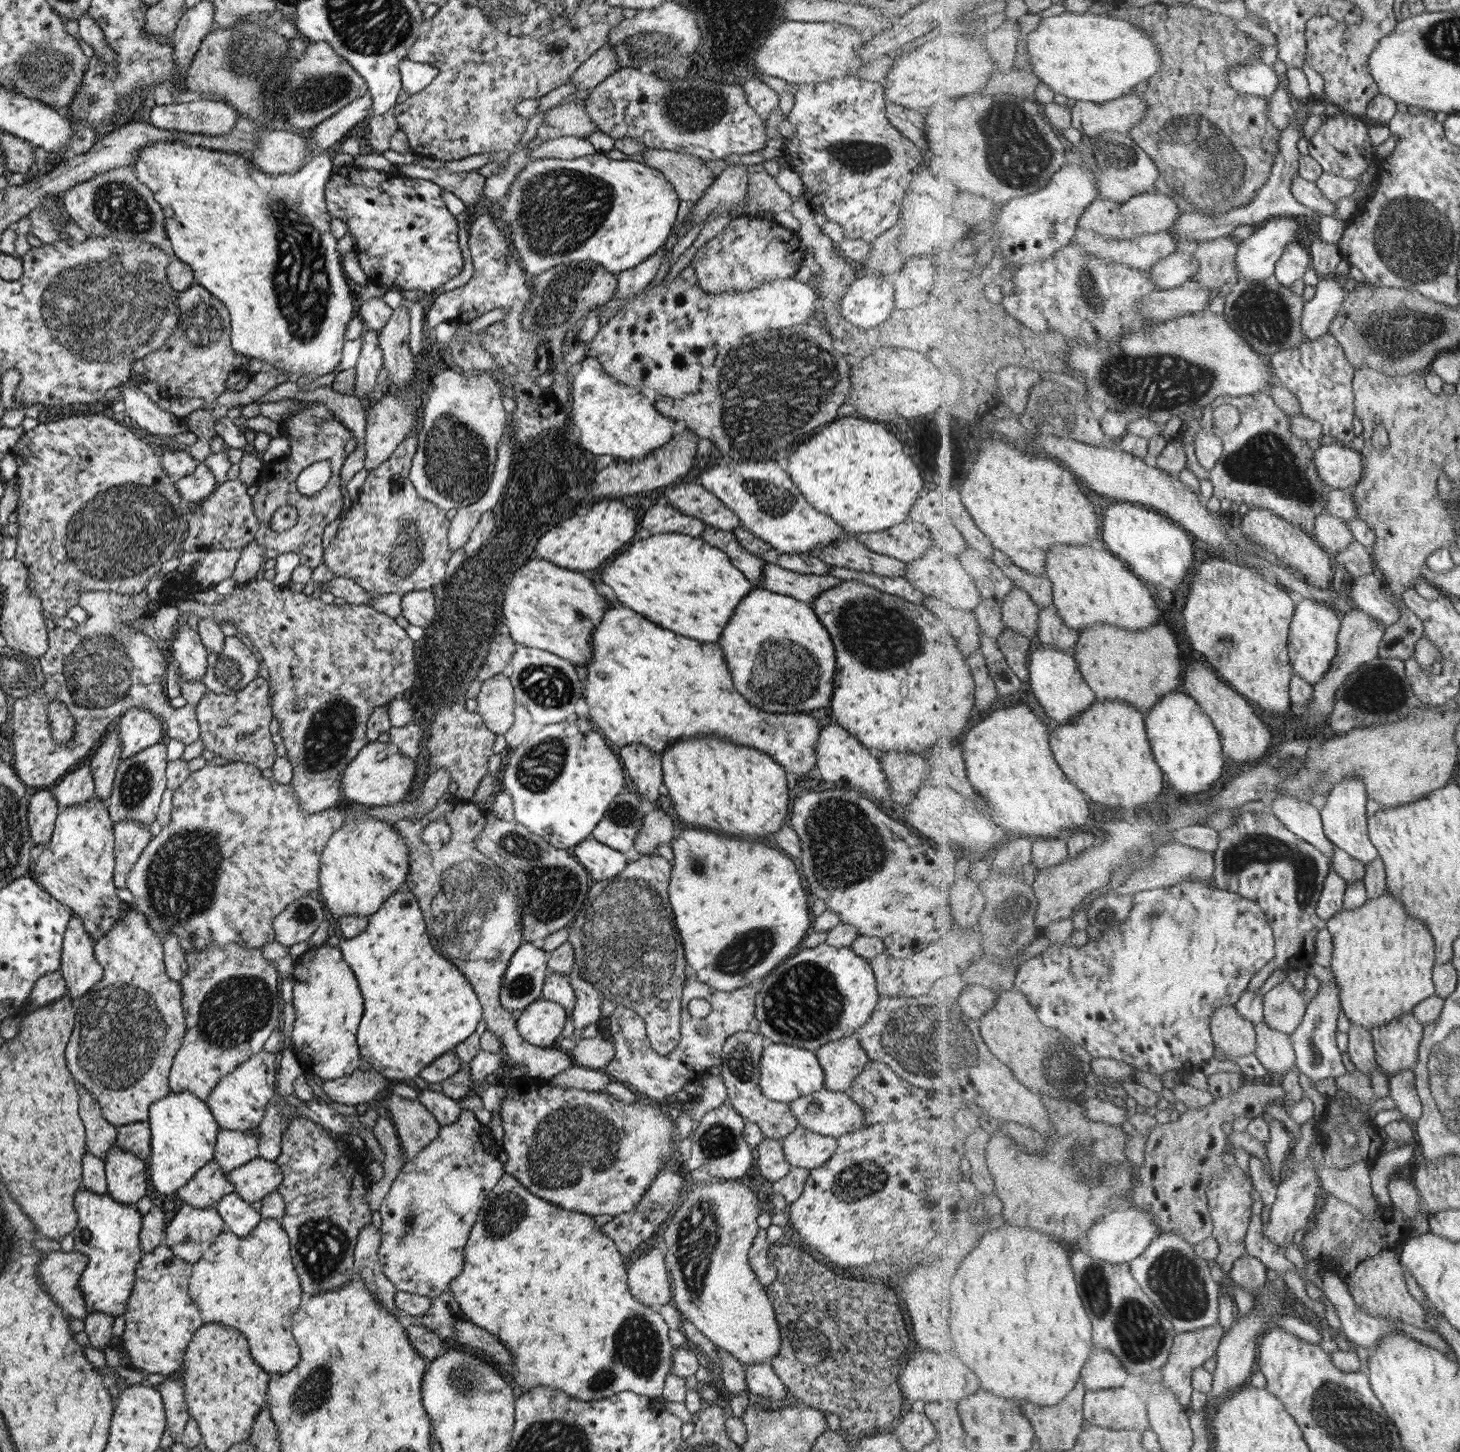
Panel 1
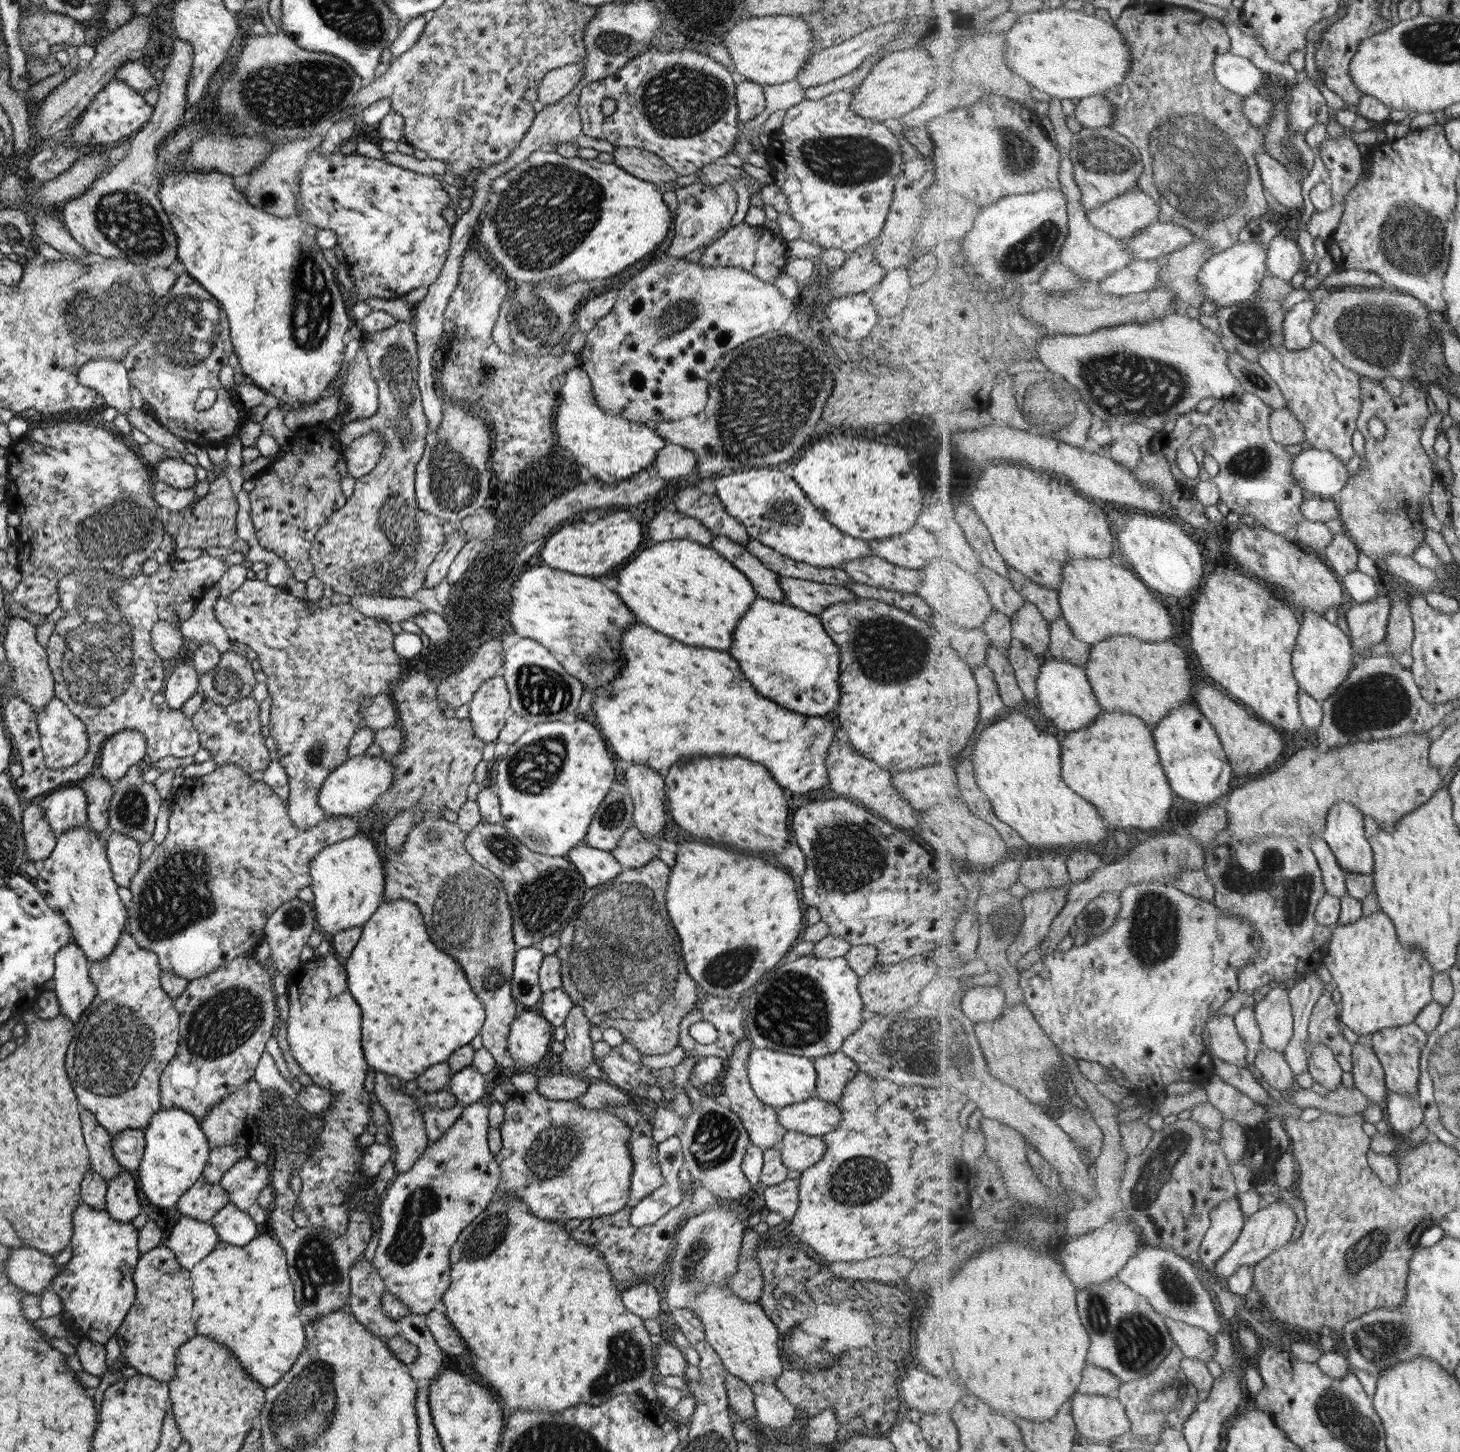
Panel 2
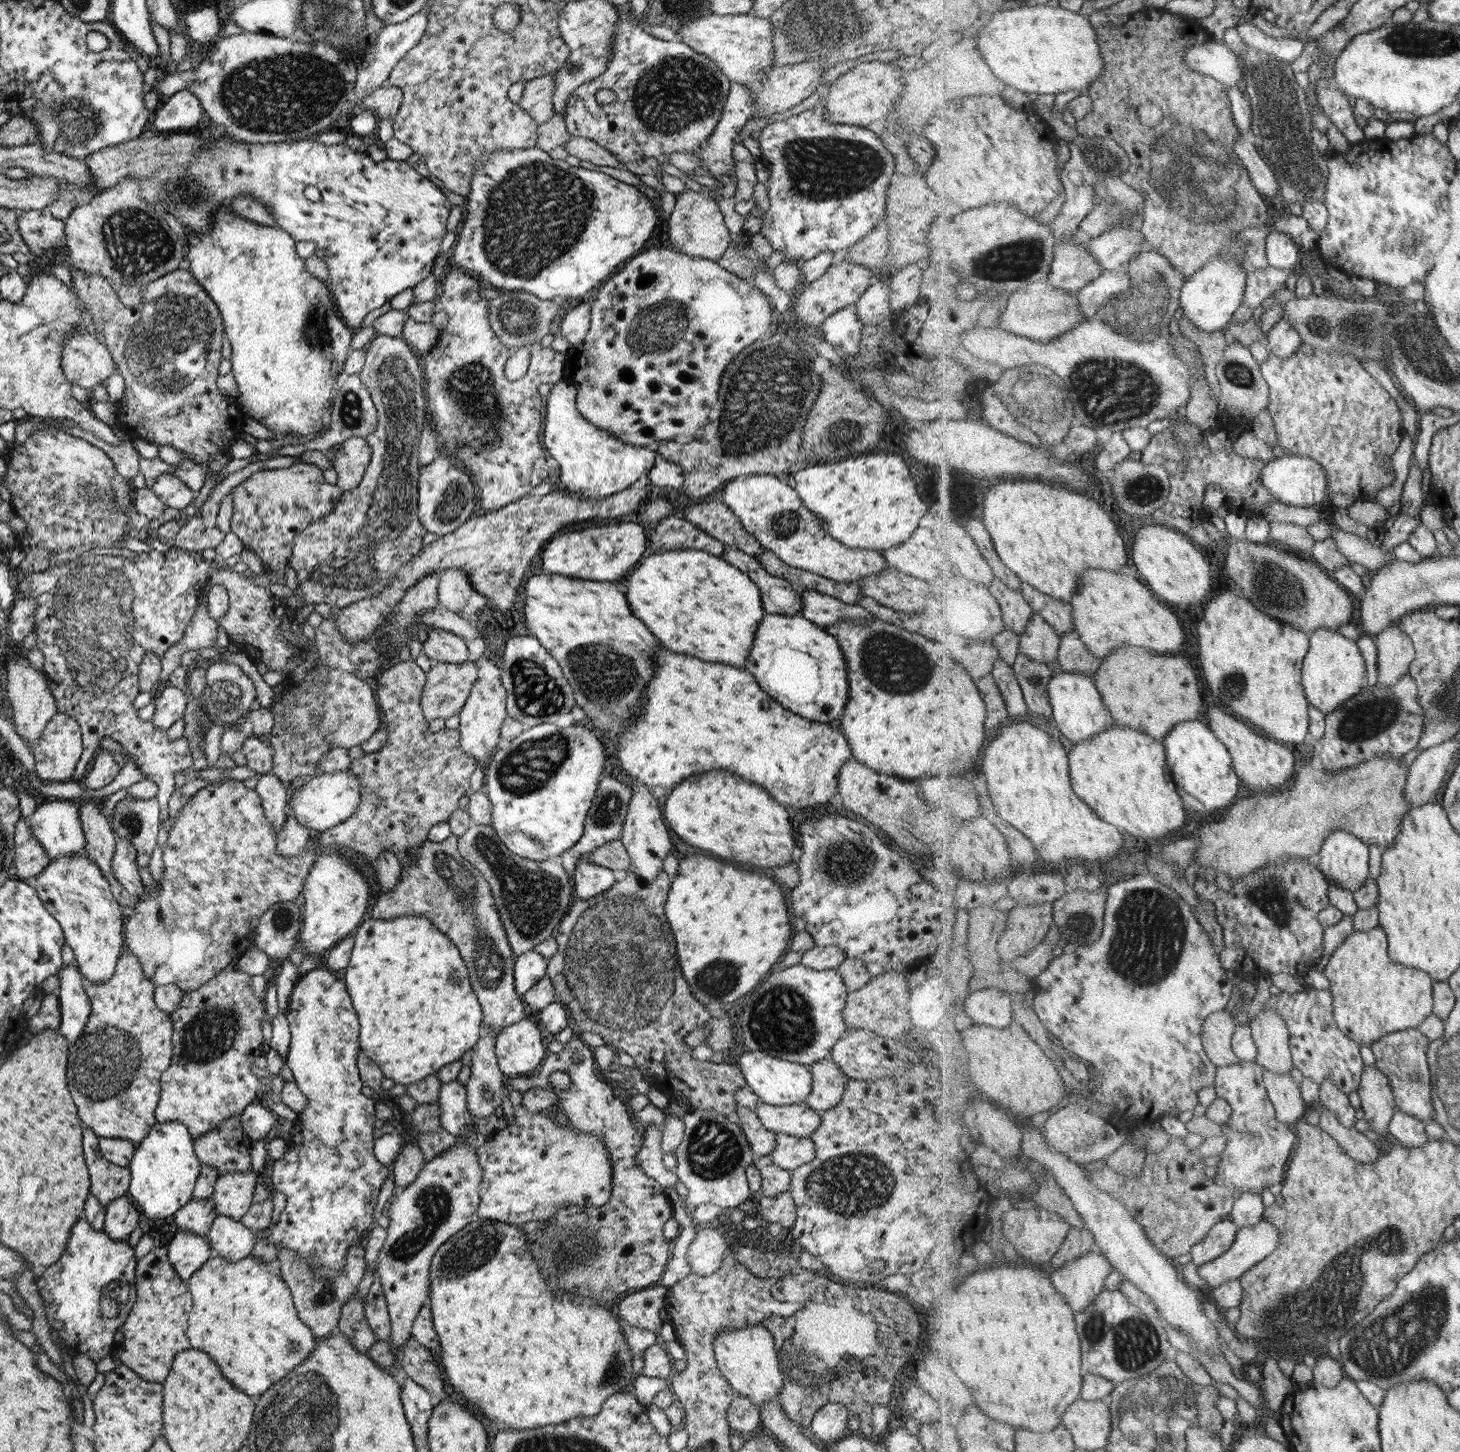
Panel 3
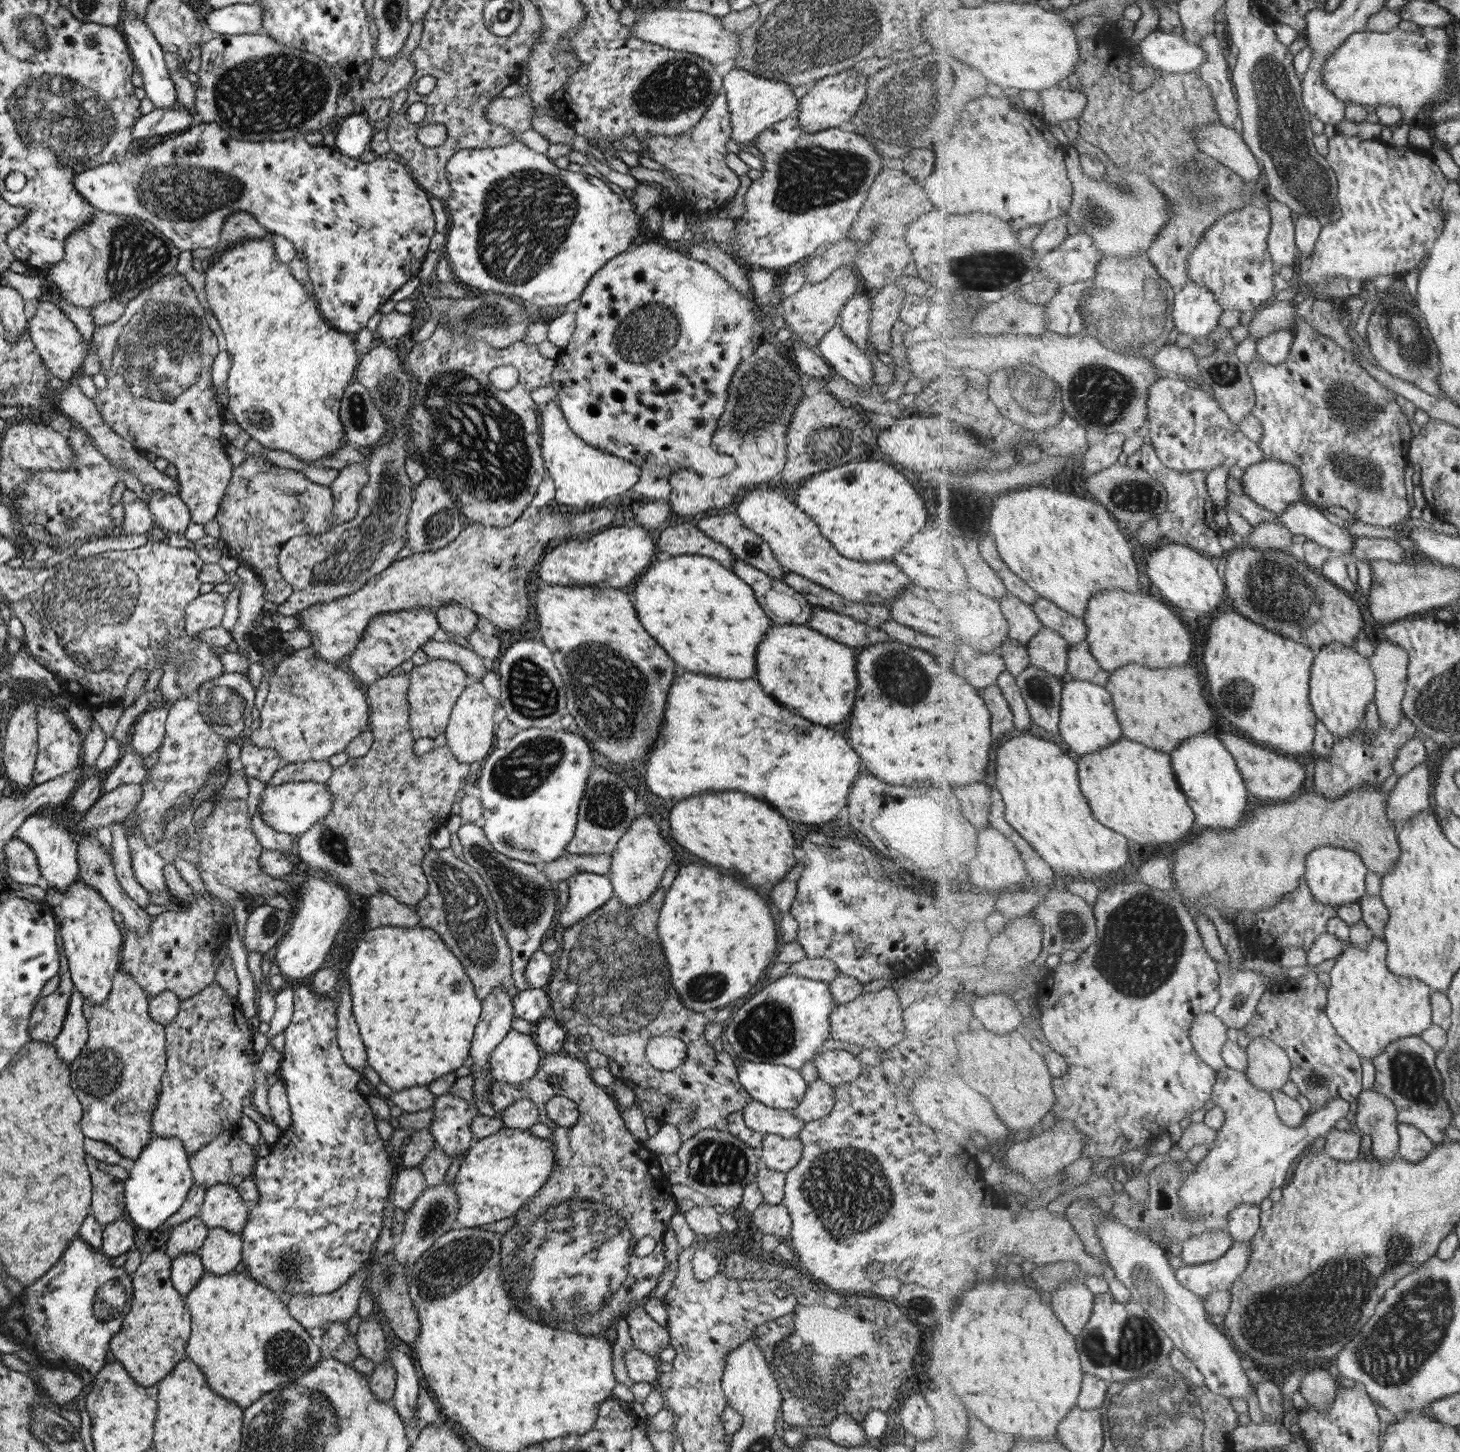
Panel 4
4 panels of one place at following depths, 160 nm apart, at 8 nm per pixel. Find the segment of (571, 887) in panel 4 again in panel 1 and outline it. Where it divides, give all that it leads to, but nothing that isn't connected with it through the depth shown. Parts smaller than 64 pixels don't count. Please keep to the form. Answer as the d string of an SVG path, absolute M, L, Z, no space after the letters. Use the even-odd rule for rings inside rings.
M587 838L576 844L571 848L570 853L586 870L591 883L619 874L629 857L593 838Z

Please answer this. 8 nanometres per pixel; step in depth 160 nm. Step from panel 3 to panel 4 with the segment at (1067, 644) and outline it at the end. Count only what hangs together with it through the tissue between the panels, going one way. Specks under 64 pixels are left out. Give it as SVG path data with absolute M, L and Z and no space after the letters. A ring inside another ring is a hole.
M1087 640L1071 646L1069 657L1069 679L1087 680L1093 684L1106 686L1111 673L1099 665L1099 661L1090 651L1090 644Z

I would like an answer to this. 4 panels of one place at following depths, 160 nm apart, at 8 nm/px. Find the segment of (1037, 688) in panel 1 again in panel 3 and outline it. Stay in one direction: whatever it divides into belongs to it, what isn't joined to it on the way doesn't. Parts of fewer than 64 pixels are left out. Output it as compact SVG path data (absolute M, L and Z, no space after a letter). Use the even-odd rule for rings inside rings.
M1062 671L1051 680L1049 686L1050 703L1054 707L1054 720L1060 732L1073 744L1082 743L1092 736L1115 726L1116 720L1104 703L1095 678Z

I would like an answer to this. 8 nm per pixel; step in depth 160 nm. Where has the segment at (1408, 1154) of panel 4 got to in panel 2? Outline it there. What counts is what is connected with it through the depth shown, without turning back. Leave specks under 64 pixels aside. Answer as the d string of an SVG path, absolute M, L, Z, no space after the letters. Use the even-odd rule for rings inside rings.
M1389 1091L1384 1107L1385 1117L1391 1121L1394 1135L1409 1134L1424 1122L1424 1112L1415 1096Z

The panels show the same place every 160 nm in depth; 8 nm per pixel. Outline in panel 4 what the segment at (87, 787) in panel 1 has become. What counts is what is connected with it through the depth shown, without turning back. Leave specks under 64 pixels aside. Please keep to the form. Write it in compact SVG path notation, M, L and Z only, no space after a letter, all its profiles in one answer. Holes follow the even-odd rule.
M32 815L27 817L14 831L16 839L22 840L33 851L40 870L43 887L49 887L56 891L65 890L69 884L78 878L77 844L71 837L71 831L66 830L49 816Z

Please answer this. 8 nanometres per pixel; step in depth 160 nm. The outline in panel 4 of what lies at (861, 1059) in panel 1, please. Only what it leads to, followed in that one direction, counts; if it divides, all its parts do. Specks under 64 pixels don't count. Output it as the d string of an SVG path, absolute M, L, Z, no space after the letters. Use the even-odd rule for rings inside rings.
M809 1076L803 1098L791 1109L792 1115L803 1124L820 1119L832 1109L834 1096L831 1093L832 1086L827 1086L819 1078Z

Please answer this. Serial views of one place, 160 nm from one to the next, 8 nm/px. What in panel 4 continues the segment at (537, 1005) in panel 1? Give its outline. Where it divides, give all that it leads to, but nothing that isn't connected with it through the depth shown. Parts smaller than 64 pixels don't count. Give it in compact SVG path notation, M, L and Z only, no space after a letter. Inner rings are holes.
M511 1028L489 1055L487 1074L491 1083L519 1086L535 1076L542 1056L530 1035Z

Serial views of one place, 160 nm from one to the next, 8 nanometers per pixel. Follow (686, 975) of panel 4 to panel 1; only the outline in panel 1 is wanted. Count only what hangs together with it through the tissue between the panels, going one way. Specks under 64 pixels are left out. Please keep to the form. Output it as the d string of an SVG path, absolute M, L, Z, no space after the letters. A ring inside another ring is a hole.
M681 830L669 845L673 863L668 901L673 922L681 939L687 971L693 972L704 985L729 992L748 985L755 978L763 979L807 934L811 908L807 907L797 861L793 866L793 862L775 848L731 836L717 836L707 830Z

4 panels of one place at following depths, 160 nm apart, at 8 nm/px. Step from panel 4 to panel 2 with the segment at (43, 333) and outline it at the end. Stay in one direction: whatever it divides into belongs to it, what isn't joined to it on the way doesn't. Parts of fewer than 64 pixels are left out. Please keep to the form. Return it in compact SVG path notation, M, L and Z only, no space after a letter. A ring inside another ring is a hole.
M98 358L86 362L78 370L78 381L83 386L95 389L96 394L103 397L103 407L111 406L121 414L126 414L132 407L129 379L125 367L119 360Z

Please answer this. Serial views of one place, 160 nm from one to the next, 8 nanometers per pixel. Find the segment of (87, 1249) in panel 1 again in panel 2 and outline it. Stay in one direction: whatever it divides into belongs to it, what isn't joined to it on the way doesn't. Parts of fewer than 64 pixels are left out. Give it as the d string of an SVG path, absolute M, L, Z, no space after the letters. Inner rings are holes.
M79 1203L72 1211L72 1237L69 1239L71 1258L65 1268L49 1283L47 1289L59 1297L62 1304L62 1320L69 1331L68 1338L72 1341L89 1340L105 1345L107 1339L113 1336L117 1327L125 1318L127 1309L134 1299L134 1283L132 1272L140 1257L136 1245L138 1230L130 1222L120 1223L113 1220L109 1213L103 1210L93 1210L89 1205Z

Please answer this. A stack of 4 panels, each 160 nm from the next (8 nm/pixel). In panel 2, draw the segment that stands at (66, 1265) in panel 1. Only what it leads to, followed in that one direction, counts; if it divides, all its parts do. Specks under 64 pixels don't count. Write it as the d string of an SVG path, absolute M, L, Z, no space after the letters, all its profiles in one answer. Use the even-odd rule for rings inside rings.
M31 1247L10 1248L10 1255L4 1262L4 1269L9 1281L28 1294L41 1294L47 1290L64 1268L55 1266L54 1256L47 1255Z

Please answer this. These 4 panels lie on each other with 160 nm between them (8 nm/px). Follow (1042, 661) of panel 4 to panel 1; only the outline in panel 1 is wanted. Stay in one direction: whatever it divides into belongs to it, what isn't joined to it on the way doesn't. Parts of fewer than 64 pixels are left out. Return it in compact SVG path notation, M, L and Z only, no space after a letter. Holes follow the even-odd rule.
M1014 586L1013 592L1002 603L1003 622L1009 629L1029 636L1037 636L1041 608L1023 588Z

